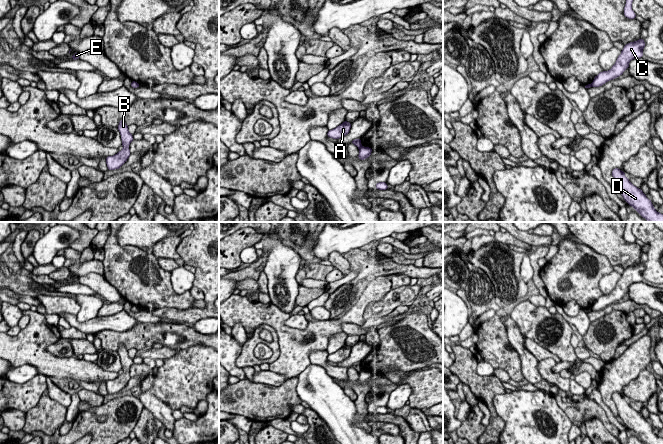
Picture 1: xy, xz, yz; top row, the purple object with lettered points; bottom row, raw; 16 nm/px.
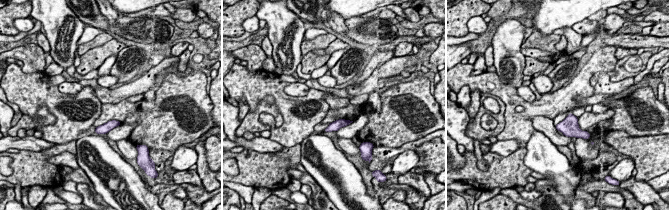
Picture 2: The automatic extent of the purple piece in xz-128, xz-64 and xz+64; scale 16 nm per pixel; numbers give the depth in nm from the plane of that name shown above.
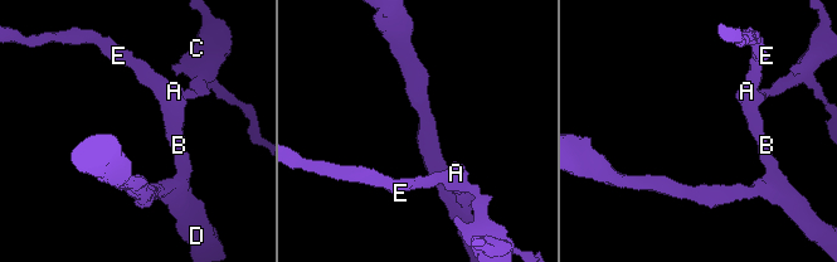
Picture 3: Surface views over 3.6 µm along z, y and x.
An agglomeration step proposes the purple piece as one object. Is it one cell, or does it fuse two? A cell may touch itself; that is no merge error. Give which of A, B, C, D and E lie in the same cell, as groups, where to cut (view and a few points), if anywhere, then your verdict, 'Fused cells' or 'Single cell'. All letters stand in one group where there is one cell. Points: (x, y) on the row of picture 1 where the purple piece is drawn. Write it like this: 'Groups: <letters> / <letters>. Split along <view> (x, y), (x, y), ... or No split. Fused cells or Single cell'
Groups: A B D E / C. Split along xz (362, 146), (359, 148). Fused cells

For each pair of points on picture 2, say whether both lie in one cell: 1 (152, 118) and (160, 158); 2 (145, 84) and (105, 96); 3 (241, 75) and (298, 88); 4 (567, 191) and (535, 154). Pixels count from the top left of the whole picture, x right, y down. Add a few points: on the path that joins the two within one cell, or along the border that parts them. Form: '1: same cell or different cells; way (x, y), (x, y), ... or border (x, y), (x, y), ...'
1: different cells; border (175, 149), (149, 151)
2: same cell; way (135, 88), (115, 96)
3: different cells; border (309, 88), (305, 95), (298, 96), (283, 91)
4: same cell; way (563, 182), (544, 163)

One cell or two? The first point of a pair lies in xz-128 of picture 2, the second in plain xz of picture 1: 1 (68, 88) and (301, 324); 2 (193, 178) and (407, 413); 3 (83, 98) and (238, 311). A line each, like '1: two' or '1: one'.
1: one
2: one
3: one

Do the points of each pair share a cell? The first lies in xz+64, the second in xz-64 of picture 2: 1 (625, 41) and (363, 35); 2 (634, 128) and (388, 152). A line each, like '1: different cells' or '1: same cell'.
1: same cell
2: different cells

